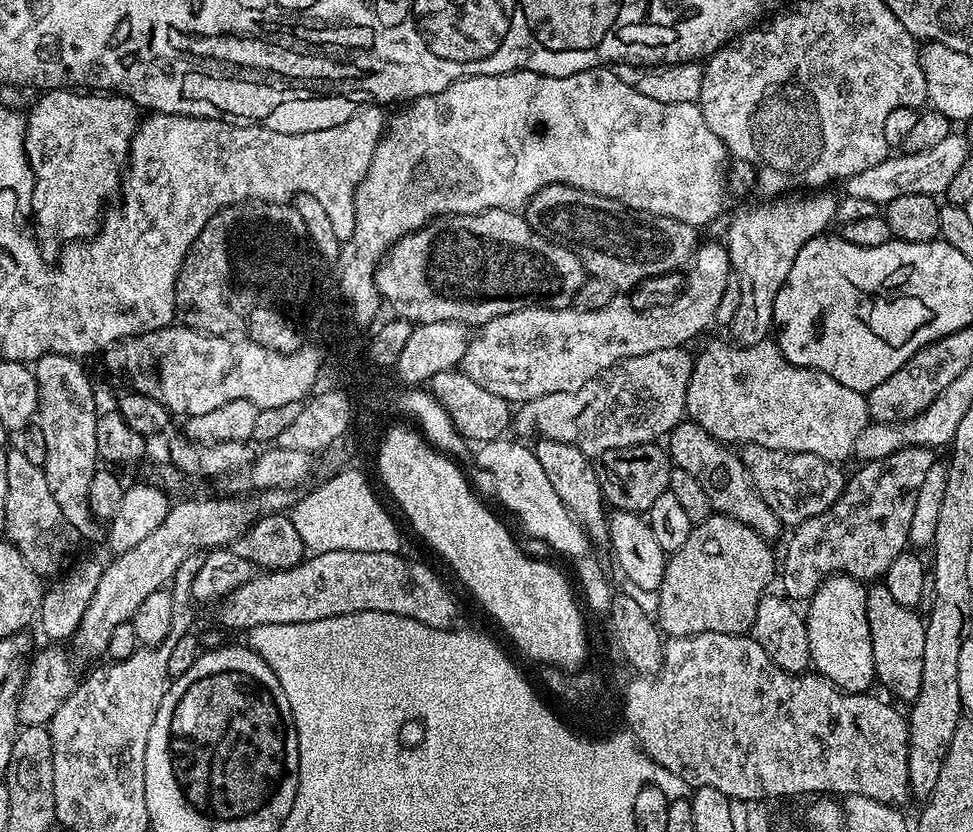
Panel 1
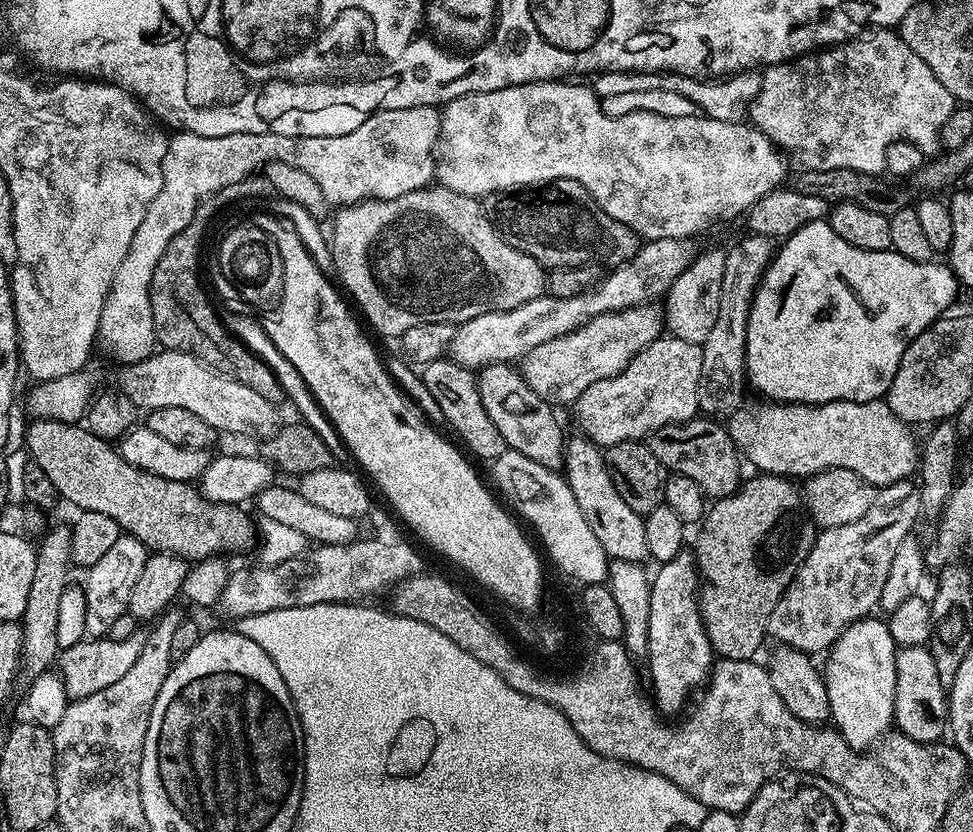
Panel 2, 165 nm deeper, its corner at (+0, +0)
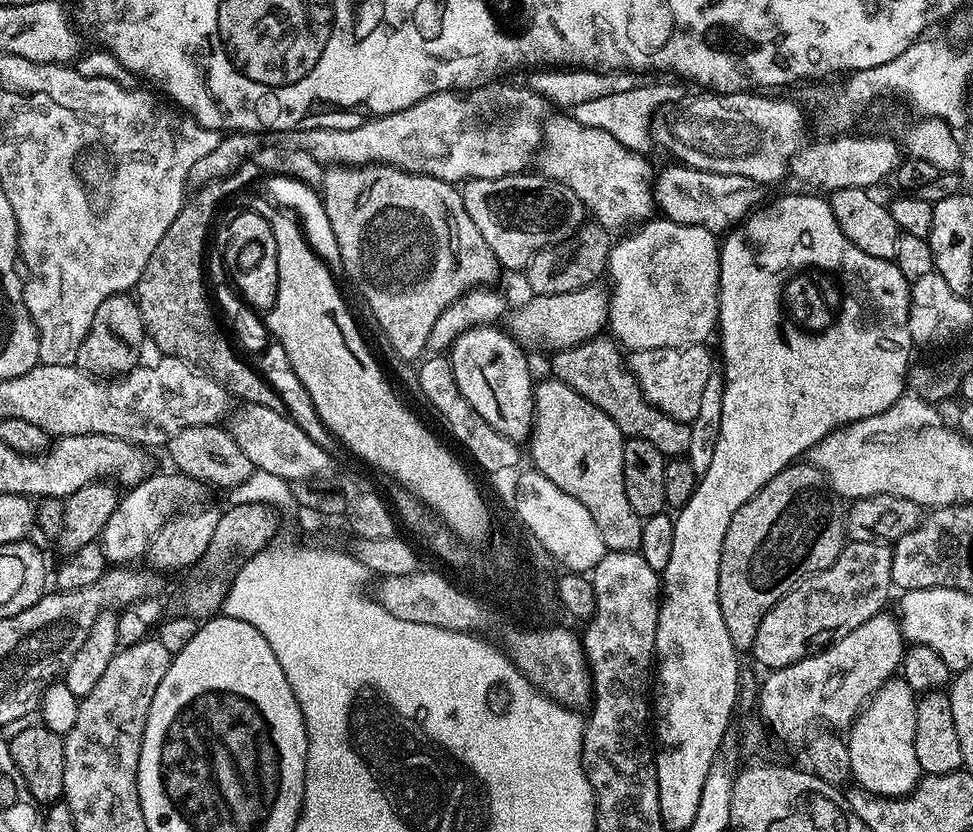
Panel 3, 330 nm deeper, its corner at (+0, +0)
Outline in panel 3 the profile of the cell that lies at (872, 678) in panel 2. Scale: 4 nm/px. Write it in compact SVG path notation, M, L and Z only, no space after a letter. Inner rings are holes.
M903 678L890 679L872 695L872 699L847 729L846 743L850 750L852 780L870 796L908 796L922 779L918 754L914 754L917 699L917 693Z

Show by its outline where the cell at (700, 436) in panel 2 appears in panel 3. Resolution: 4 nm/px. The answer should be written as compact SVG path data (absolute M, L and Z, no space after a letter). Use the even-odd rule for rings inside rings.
M601 334L572 348L559 349L553 356L556 357L552 360L551 375L582 394L586 402L598 406L598 410L612 419L624 437L650 442L650 446L654 446L654 450L658 450L665 458L680 458L687 453L689 425L683 420L670 418L644 397L644 391L640 389L636 376L628 369L625 353L615 339Z

